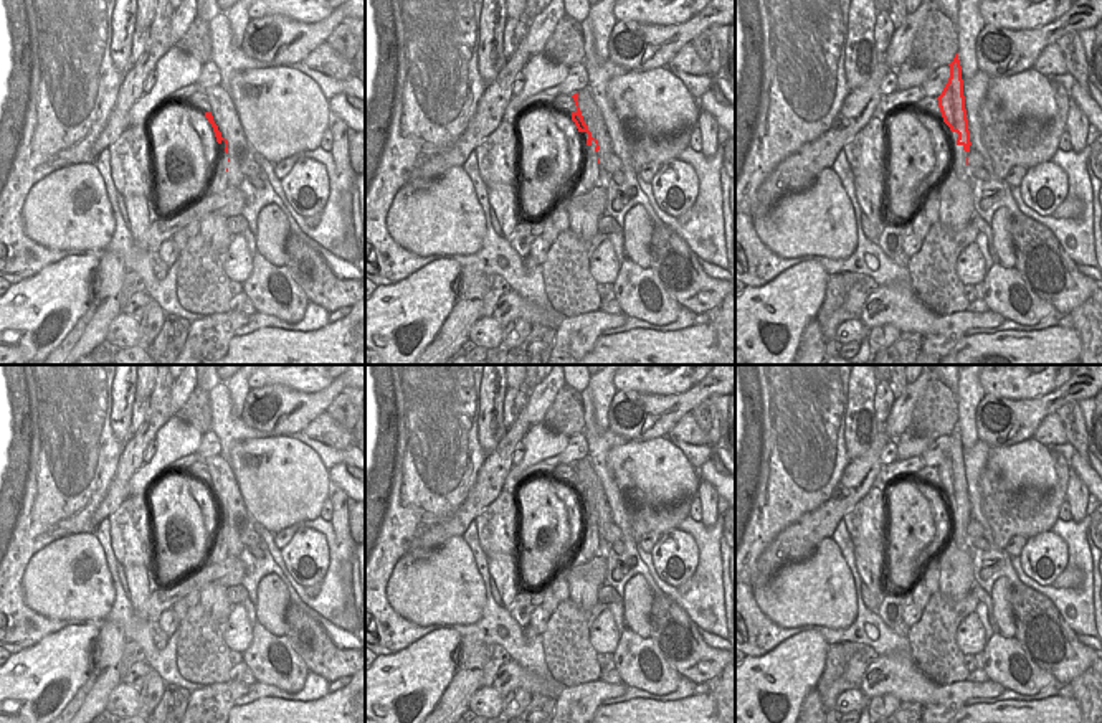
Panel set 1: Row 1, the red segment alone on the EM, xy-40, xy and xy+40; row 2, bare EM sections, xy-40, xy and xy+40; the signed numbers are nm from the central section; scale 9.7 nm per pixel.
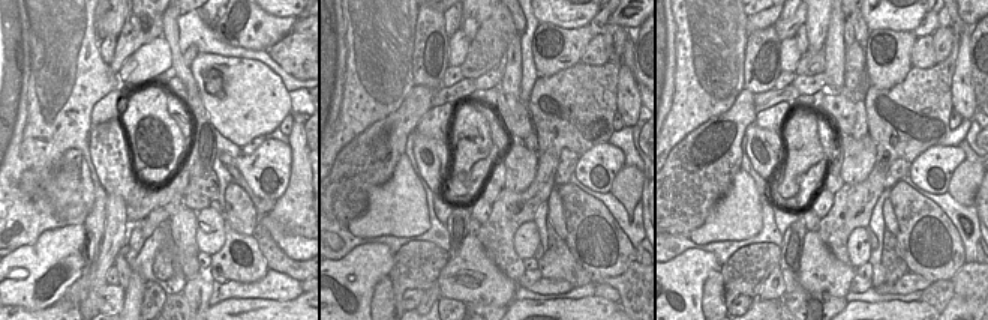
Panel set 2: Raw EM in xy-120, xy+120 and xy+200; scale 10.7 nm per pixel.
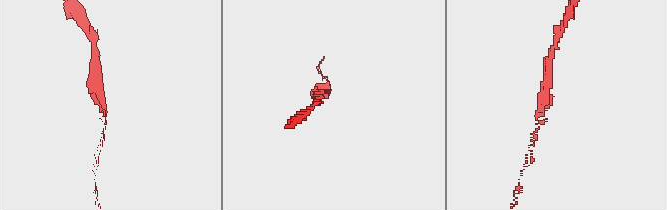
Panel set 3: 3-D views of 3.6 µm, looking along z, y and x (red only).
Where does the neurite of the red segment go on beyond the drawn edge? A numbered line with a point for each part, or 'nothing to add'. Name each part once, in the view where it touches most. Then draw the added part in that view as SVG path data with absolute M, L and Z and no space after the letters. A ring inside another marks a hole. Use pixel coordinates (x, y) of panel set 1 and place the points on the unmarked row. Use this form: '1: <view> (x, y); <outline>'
1: xy (590, 535); M591 510L590 515L582 515L583 518L582 540L585 541L585 545L578 561L590 561L598 555L600 533L598 522L595 520L595 517L596 517L595 510Z

